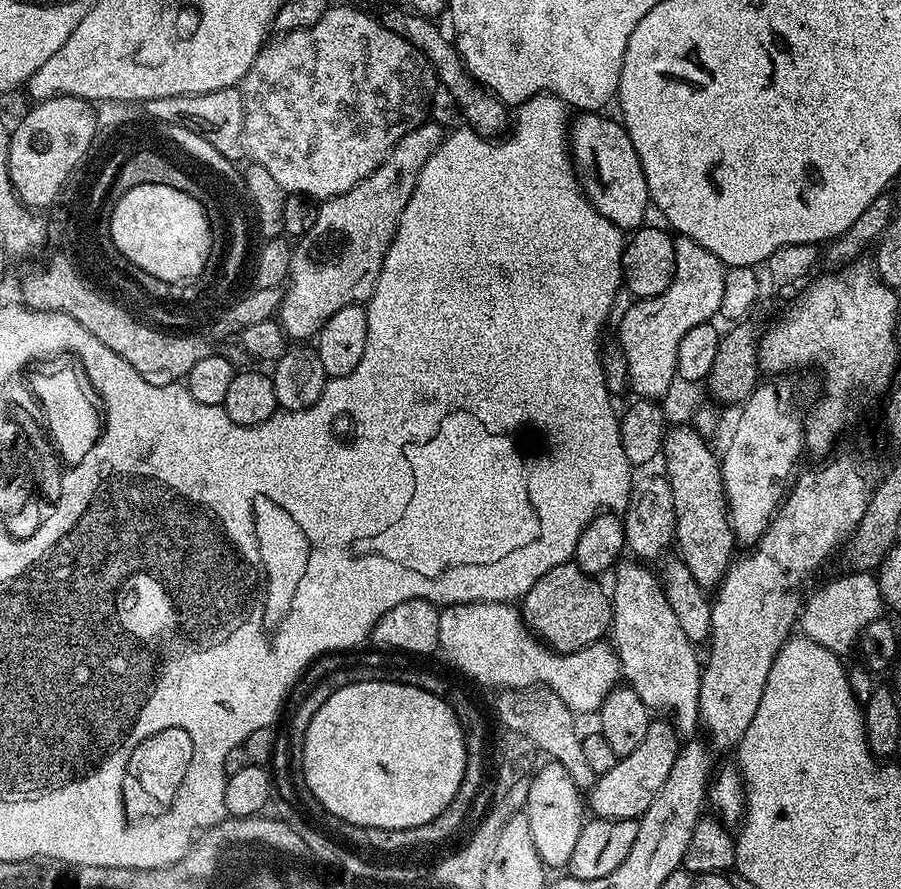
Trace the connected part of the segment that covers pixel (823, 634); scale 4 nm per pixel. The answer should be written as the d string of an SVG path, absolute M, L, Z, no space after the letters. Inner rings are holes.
M871 571L847 573L818 589L809 600L807 597L800 615L801 633L839 656L855 649L861 630L879 619L884 610L879 579Z

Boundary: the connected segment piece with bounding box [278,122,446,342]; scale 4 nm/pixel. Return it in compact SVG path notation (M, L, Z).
M432 123L419 124L407 132L364 180L317 207L314 226L295 241L286 287L280 297L278 323L289 341L311 341L338 310L351 304L363 305L372 297L386 250L402 210L406 210L406 202L414 194L418 174L422 174L422 166L444 141L445 129Z

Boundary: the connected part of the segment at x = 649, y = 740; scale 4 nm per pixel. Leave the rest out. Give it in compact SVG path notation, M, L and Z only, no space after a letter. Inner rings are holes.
M653 719L638 750L619 757L613 768L597 775L595 786L586 796L591 815L605 820L635 820L641 816L654 802L654 794L662 790L662 782L666 782L681 747L682 740L675 727L667 719Z

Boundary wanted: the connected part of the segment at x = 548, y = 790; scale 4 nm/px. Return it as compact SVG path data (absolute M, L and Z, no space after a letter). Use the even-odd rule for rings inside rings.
M555 762L541 763L532 772L527 781L529 788L528 802L523 807L523 815L530 822L530 834L534 834L534 850L542 858L545 869L563 869L574 852L574 842L582 834L586 823L586 804L582 799L582 790L570 778L570 774ZM585 812L585 816L584 816Z

